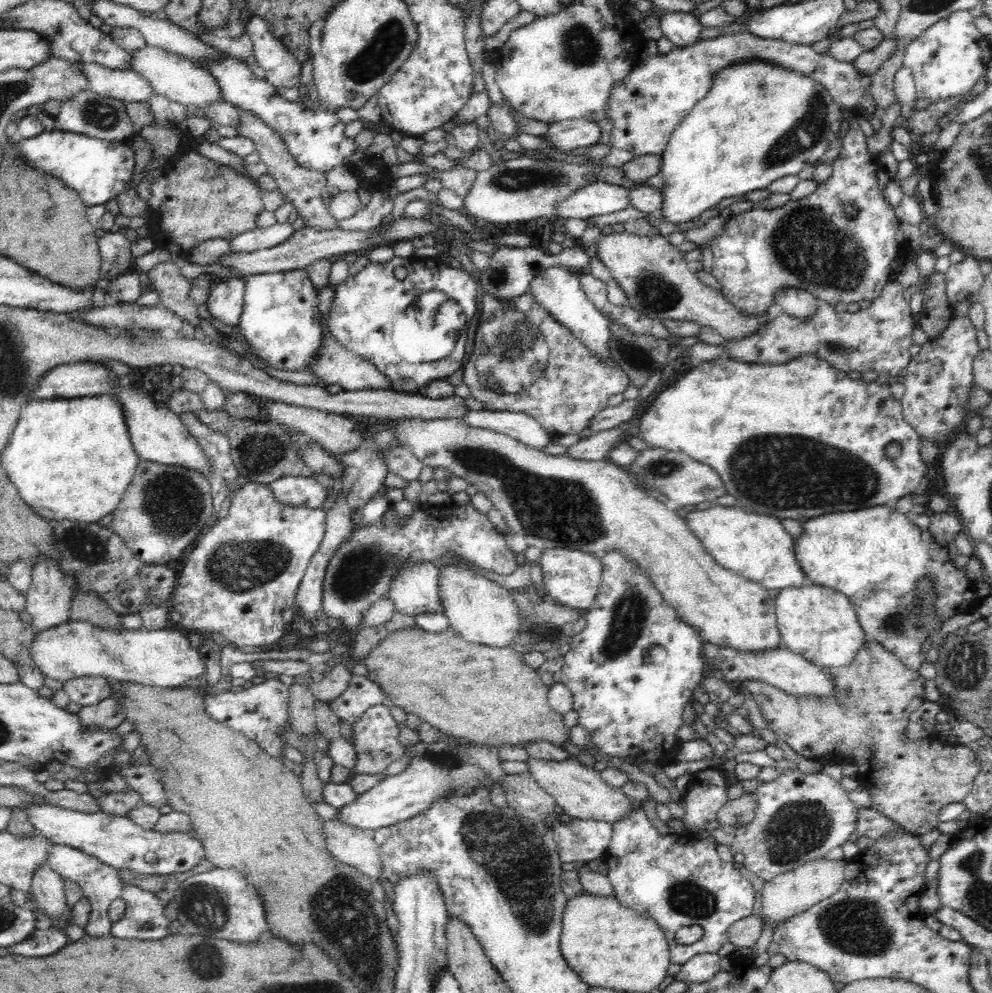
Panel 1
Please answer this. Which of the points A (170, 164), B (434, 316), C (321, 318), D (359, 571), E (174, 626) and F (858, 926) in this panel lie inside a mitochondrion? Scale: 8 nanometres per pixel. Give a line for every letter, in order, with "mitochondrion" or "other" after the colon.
A: other
B: mitochondrion
C: other
D: mitochondrion
E: other
F: mitochondrion

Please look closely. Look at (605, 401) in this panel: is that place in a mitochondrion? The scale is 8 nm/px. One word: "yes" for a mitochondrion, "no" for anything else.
no

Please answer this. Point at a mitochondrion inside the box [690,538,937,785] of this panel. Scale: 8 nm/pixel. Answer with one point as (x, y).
(898, 623)

